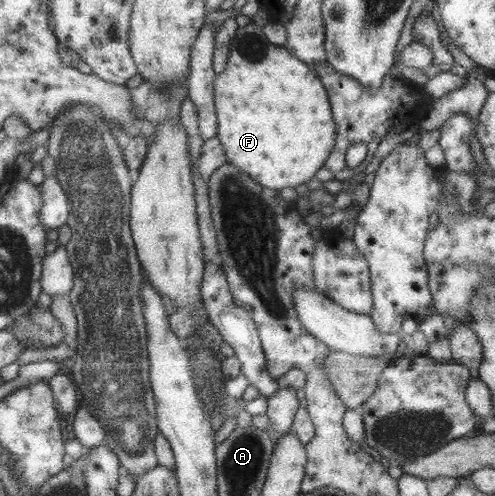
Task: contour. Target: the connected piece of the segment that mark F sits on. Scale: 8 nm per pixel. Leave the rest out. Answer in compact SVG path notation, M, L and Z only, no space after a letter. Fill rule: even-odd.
M252 20L239 27L232 36L228 61L225 69L215 74L213 87L217 119L215 136L224 149L228 164L254 178L262 187L273 190L304 184L323 167L336 138L326 89L312 68L288 53L284 46L270 43L263 28Z

